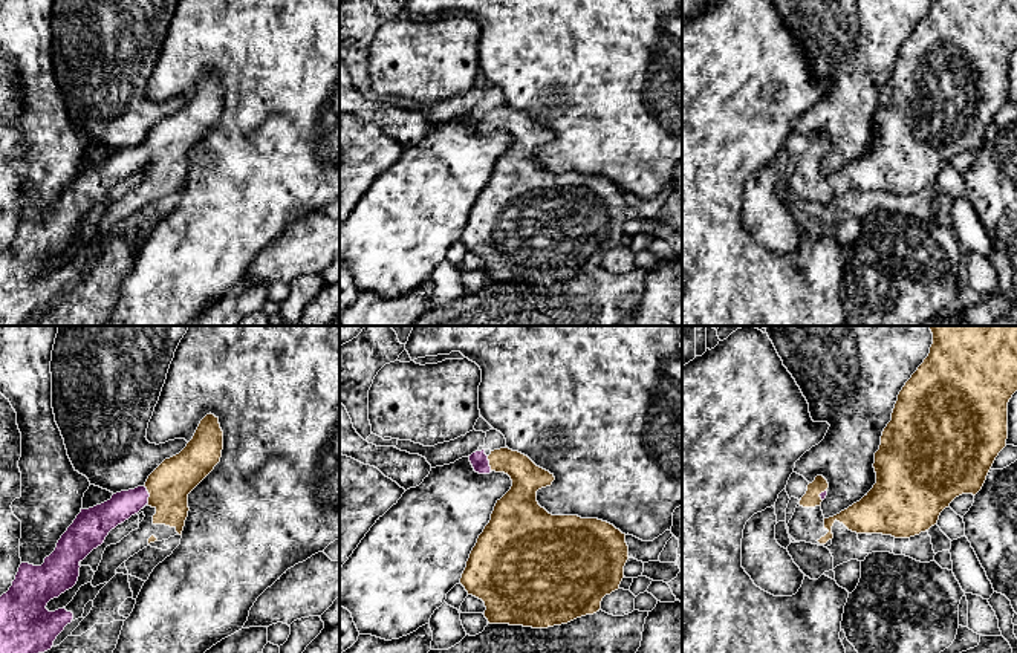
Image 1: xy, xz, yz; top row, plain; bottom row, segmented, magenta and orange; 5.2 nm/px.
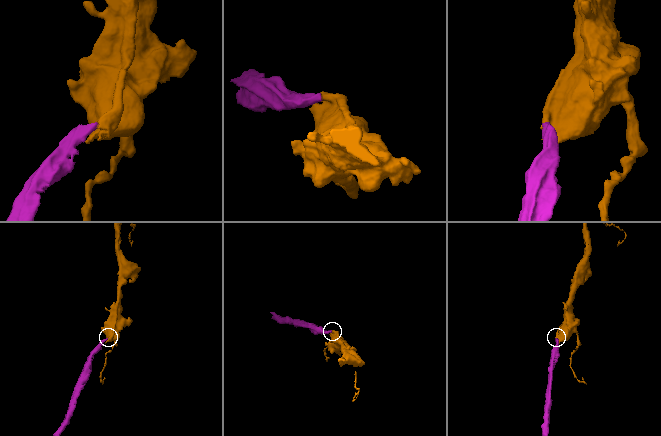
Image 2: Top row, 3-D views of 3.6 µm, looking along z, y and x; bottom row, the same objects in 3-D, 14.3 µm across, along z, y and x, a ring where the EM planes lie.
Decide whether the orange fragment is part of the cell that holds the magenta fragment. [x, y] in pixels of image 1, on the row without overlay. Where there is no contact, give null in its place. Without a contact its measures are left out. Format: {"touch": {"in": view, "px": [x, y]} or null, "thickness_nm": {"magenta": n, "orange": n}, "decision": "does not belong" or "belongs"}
{"touch": {"in": "xy", "px": [149, 152]}, "thickness_nm": {"magenta": 150, "orange": 220}, "decision": "belongs"}

